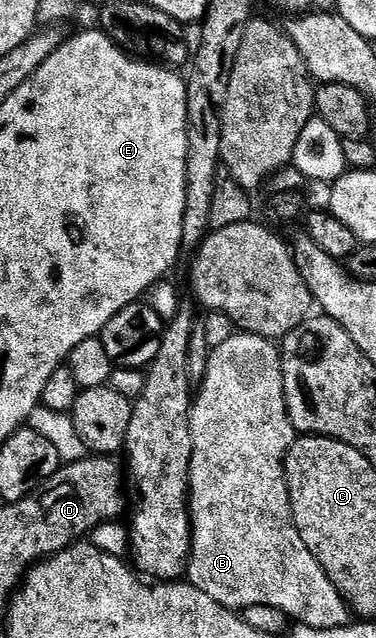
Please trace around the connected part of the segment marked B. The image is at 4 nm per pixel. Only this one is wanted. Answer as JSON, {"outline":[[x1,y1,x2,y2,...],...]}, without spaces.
{"outline":[[235,332,227,340,216,343,210,349,213,351,209,354,209,363,206,364,205,375,201,378,201,391,196,391,195,397,192,399,192,410,190,412,191,458,188,507,191,523,191,553,187,561,187,578,192,586,207,592,207,596,211,596,211,600,215,600,221,606,233,602,233,598,229,598,229,594,233,594,233,586,241,586,241,594,245,594,245,604,249,604,252,598,257,598,254,607,265,608,270,606,274,611,279,612,281,602,293,602,293,598,281,598,281,594,277,594,277,590,281,590,281,586,285,586,285,582,281,582,281,574,277,574,277,570,285,570,285,562,297,562,297,566,301,566,301,570,305,570,305,574,309,574,309,578,313,578,313,582,317,582,317,586,325,586,325,578,321,578,321,574,317,574,315,556,307,548,307,544,303,544,303,540,293,524,293,514,289,510,289,489,285,483,284,459,290,441,291,423,285,404,283,387,278,381,278,373,281,371,280,366,283,358,278,347,276,350,273,346,276,345,262,334]]}

